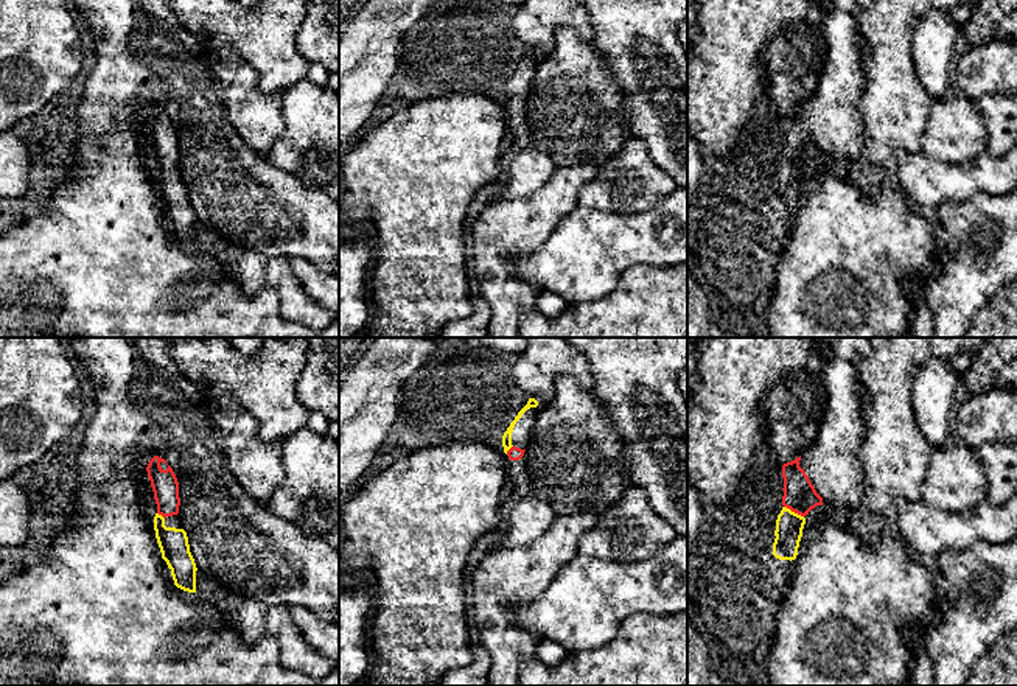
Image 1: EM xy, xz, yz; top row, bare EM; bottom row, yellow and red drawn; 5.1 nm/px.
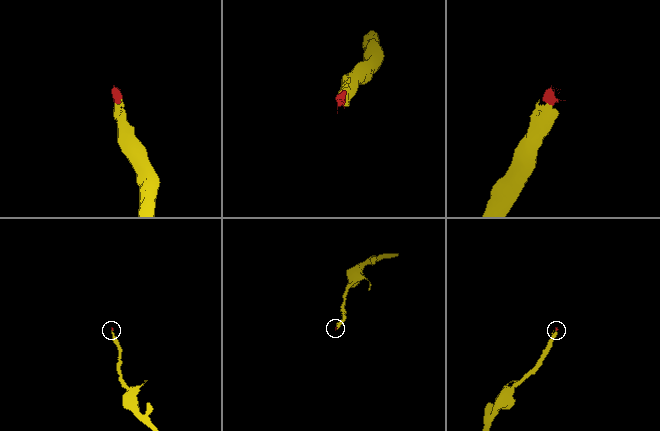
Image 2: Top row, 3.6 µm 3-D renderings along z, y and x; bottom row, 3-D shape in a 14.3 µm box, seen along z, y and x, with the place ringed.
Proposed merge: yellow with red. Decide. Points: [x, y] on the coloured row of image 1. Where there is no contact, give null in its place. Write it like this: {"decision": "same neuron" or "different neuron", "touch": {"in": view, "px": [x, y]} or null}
{"decision": "same neuron", "touch": {"in": "yz", "px": [793, 512]}}

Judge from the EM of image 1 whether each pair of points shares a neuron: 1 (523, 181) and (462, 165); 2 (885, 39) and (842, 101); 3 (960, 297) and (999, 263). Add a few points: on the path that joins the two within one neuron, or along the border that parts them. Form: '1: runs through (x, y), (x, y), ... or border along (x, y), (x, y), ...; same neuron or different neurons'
1: border along (504, 168), (499, 179); different neurons
2: border along (863, 69), (865, 94), (857, 108); different neurons
3: runs through (969, 288), (989, 268); same neuron

